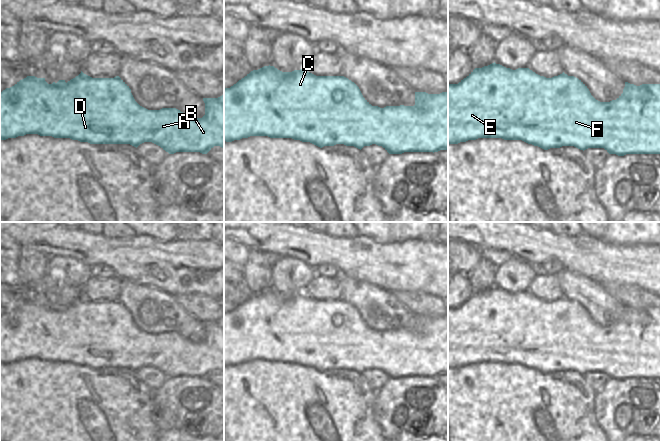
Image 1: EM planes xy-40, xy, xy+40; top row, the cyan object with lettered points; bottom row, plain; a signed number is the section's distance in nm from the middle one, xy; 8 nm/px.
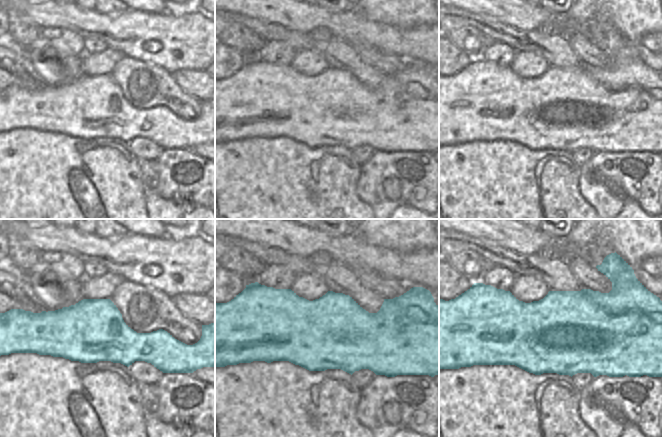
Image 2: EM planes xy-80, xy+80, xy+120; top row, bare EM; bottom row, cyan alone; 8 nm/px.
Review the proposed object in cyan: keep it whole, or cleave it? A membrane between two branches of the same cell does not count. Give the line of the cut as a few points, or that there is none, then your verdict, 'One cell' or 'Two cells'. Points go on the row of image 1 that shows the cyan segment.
No split. One cell

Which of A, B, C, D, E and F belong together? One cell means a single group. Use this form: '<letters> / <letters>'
A B C D E F

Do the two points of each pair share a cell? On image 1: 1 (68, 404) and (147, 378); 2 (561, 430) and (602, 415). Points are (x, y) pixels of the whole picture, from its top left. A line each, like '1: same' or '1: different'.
1: different
2: different

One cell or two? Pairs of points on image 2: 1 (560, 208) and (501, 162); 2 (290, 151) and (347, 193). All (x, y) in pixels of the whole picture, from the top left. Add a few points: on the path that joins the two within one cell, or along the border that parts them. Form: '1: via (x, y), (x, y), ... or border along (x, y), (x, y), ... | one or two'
1: via (545, 198), (540, 193), (532, 193), (516, 177) | one
2: via (304, 165), (330, 191), (333, 191) | one

